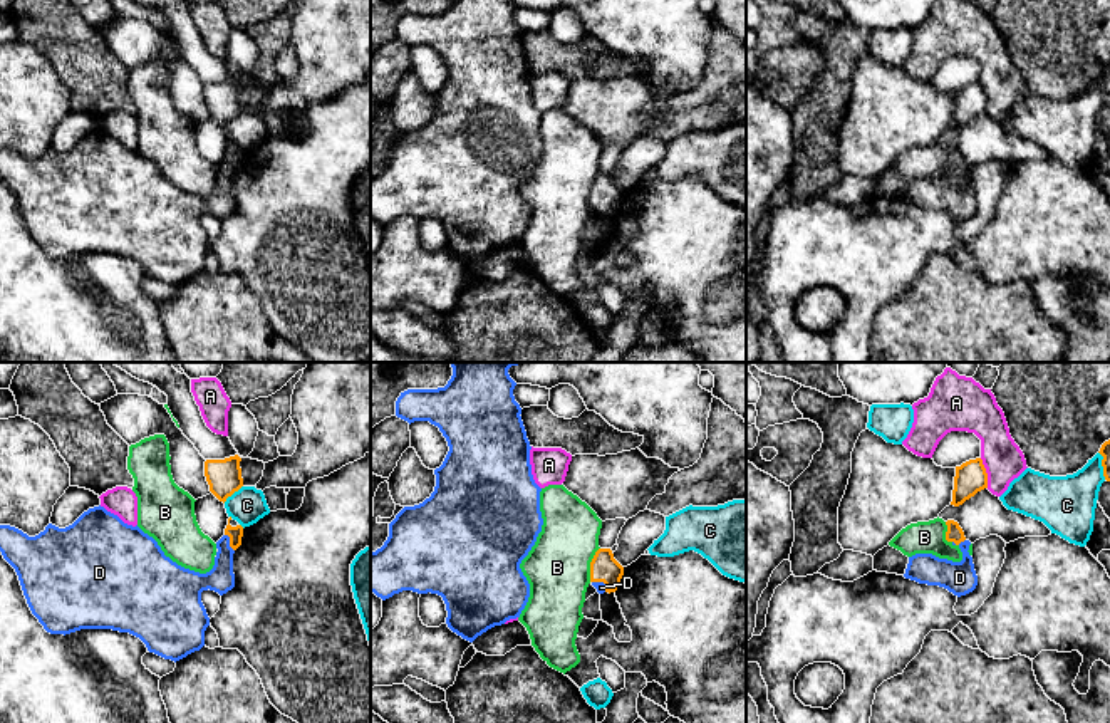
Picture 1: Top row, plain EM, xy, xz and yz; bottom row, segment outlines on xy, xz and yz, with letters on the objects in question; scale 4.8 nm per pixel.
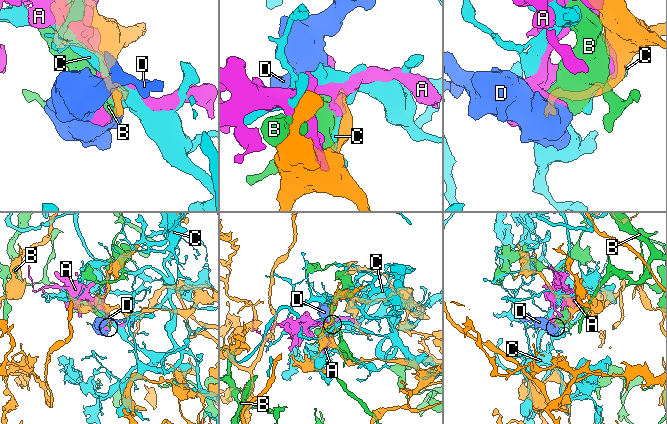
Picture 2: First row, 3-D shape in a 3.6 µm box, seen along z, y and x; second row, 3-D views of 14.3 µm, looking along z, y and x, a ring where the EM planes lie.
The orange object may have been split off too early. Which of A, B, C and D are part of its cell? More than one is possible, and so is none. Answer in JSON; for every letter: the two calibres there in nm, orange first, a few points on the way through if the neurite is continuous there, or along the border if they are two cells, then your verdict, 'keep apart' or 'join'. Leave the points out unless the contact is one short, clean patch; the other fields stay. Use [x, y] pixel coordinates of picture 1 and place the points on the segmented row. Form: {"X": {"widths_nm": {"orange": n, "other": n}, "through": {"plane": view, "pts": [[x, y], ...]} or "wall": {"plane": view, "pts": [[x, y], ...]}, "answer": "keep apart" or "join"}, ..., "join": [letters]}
{"A": {"widths_nm": {"orange": 150, "other": 190}, "answer": "keep apart"}, "B": {"widths_nm": {"orange": 140, "other": 320}, "answer": "keep apart"}, "C": {"widths_nm": {"orange": 160, "other": 170}, "answer": "keep apart"}, "D": {"widths_nm": {"orange": 70, "other": 130}, "through": {"plane": "xy", "pts": [[235, 534], [230, 542], [225, 551], [220, 579]]}, "answer": "join"}, "join": ["D"]}

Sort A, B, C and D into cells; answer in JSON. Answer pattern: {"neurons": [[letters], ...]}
{"neurons": [["A"], ["B"], ["C"], ["D"]]}

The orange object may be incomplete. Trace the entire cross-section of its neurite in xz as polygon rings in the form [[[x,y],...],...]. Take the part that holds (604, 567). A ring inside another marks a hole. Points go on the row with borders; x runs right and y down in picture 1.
[[[599,549],[590,562],[590,582],[597,592],[615,592],[622,575],[624,567],[614,559],[612,550]]]

